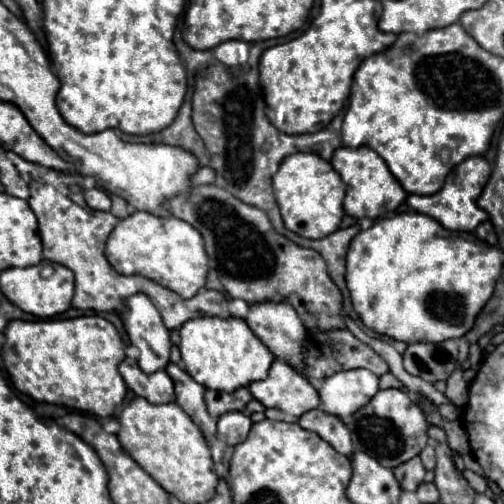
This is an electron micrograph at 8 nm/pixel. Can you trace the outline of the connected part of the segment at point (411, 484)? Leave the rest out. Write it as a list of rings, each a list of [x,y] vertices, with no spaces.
[[[416,456],[416,458],[412,458],[412,462],[404,462],[404,466],[396,466],[394,474],[396,474],[396,478],[404,490],[414,492],[422,484],[426,470],[424,470],[420,458]]]

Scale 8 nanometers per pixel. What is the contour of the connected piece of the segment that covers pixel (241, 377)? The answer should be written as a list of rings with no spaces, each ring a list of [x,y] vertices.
[[[192,318],[180,328],[180,354],[184,370],[208,390],[234,392],[250,382],[264,380],[276,360],[268,346],[248,328],[242,318]]]

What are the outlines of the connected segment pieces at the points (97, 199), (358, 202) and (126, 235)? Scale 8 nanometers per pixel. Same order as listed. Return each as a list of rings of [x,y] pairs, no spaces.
[[[92,188],[84,192],[86,204],[94,210],[110,210],[110,196],[102,188]]]
[[[342,146],[334,152],[330,164],[334,166],[334,170],[340,174],[340,178],[346,184],[344,212],[352,218],[372,218],[374,220],[388,212],[394,212],[406,200],[404,188],[400,186],[400,182],[396,182],[386,162],[368,146],[360,146],[360,148]]]
[[[134,212],[118,222],[106,242],[106,258],[118,274],[140,274],[174,290],[182,298],[192,298],[206,284],[208,256],[204,250],[202,234],[188,222],[168,214],[154,216],[150,212]]]

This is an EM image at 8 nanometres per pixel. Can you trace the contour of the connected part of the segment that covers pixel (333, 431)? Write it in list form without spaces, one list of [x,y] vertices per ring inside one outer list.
[[[316,408],[316,410],[310,410],[300,416],[300,426],[304,430],[316,432],[322,440],[332,444],[332,448],[336,452],[352,458],[352,454],[354,454],[352,434],[338,418],[332,418],[330,414],[324,414],[320,408]]]

